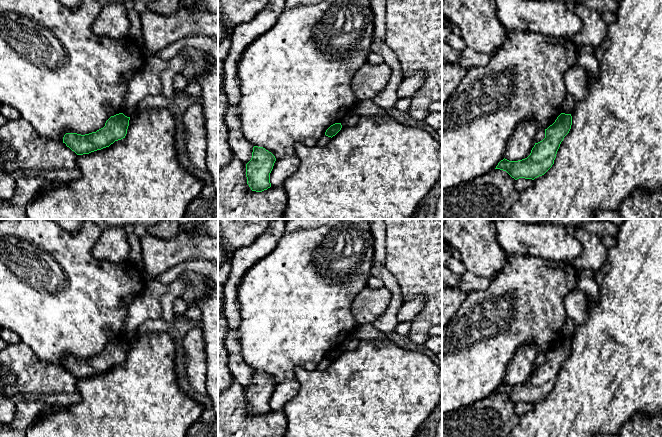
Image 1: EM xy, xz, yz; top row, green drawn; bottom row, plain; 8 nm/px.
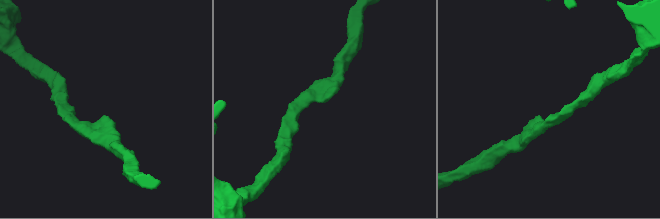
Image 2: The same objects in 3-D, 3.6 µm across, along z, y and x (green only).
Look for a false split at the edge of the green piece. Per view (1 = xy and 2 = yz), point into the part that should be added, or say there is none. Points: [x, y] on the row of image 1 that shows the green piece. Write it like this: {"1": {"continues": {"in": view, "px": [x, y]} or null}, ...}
{"1": {"continues": null}, "2": {"continues": null}}

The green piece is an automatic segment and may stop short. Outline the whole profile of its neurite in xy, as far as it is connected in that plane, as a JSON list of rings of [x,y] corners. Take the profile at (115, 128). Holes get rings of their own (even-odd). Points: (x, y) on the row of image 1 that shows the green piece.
[[[123,113],[111,116],[105,126],[96,132],[81,135],[77,133],[66,133],[63,143],[66,144],[77,155],[89,154],[91,152],[109,147],[115,141],[125,138],[129,126],[130,117]]]

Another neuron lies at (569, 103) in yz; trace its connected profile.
[[[567,93],[563,104],[562,113],[571,114],[573,112],[575,104],[576,104],[576,101],[574,100],[574,97],[569,93]]]

